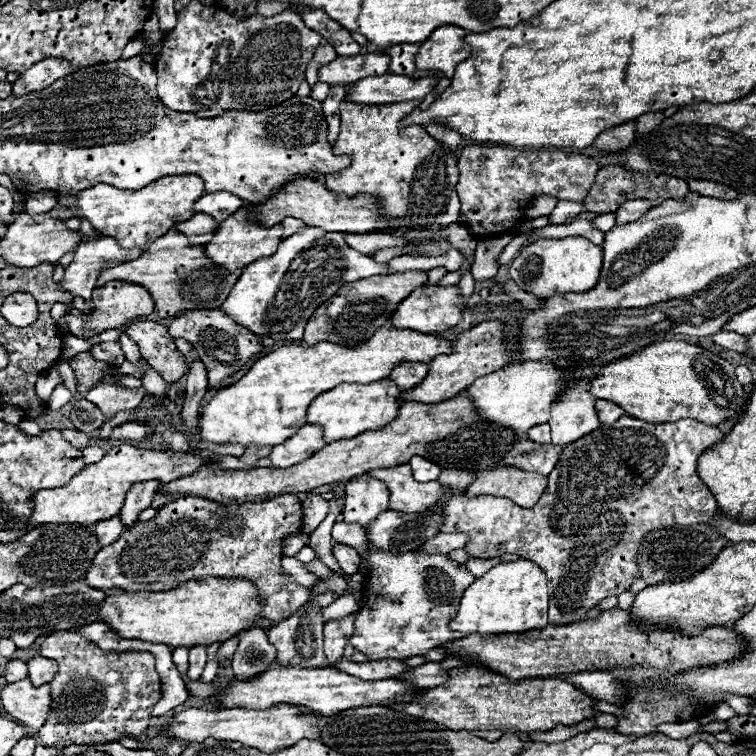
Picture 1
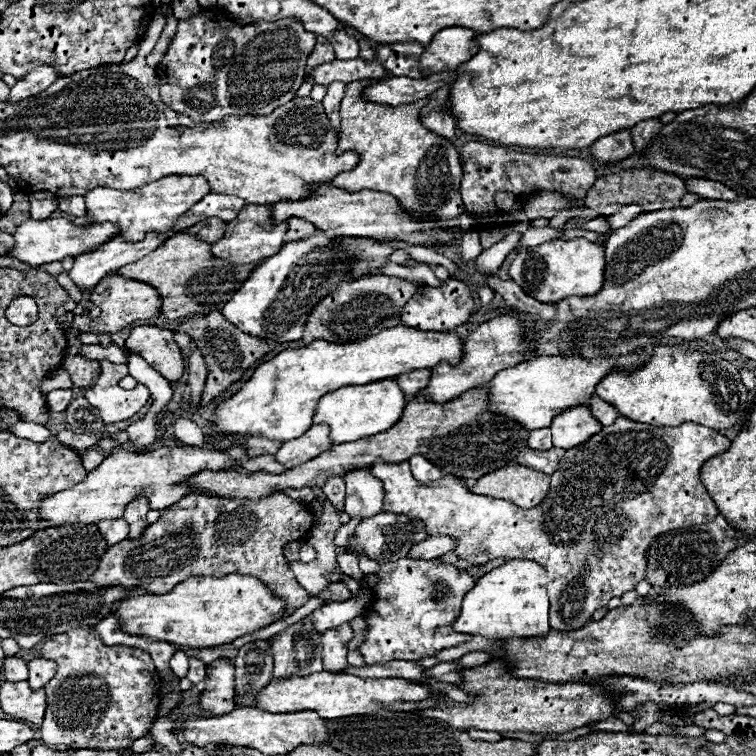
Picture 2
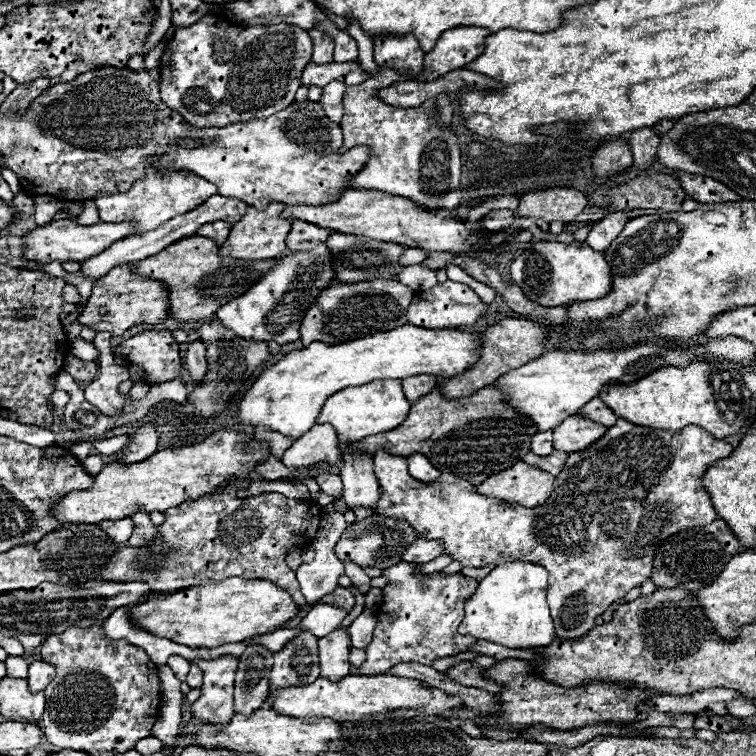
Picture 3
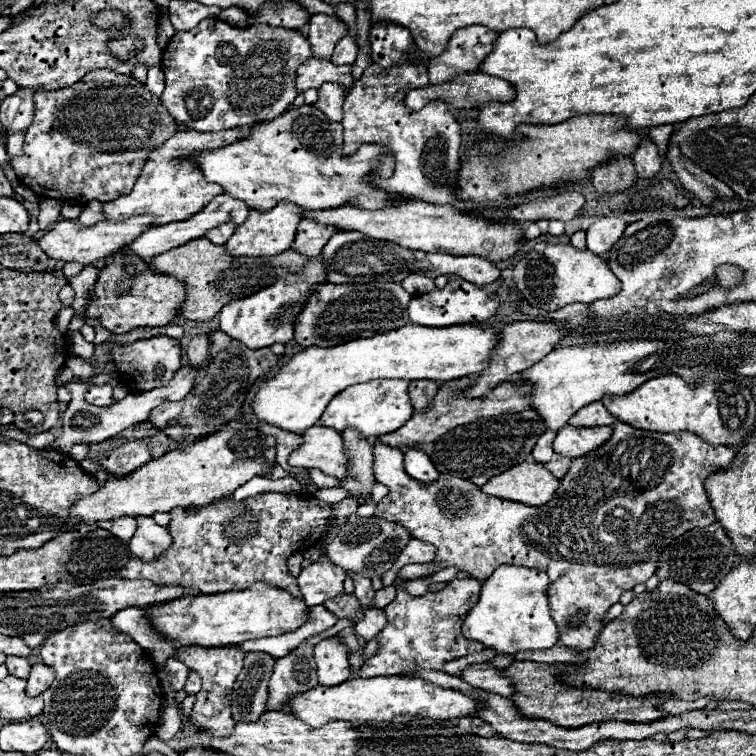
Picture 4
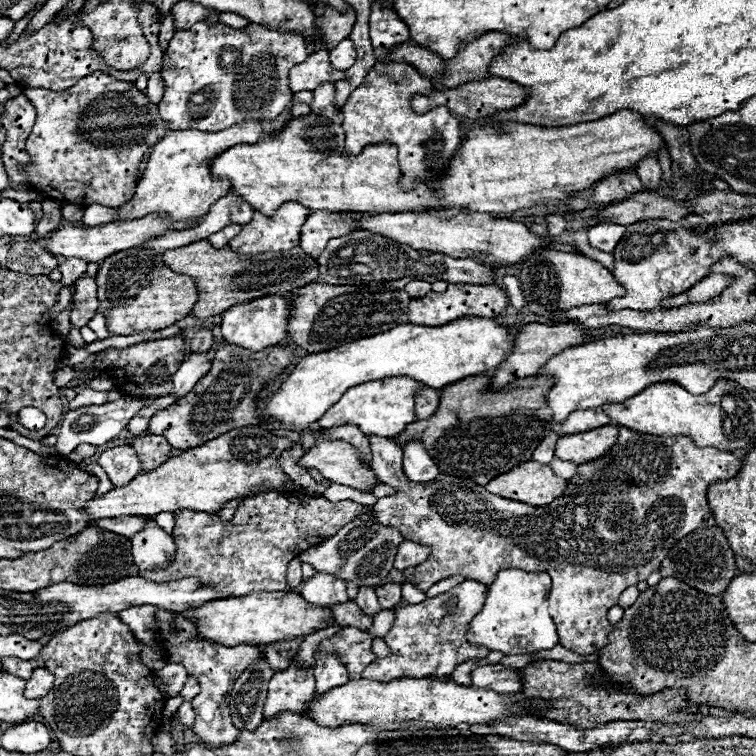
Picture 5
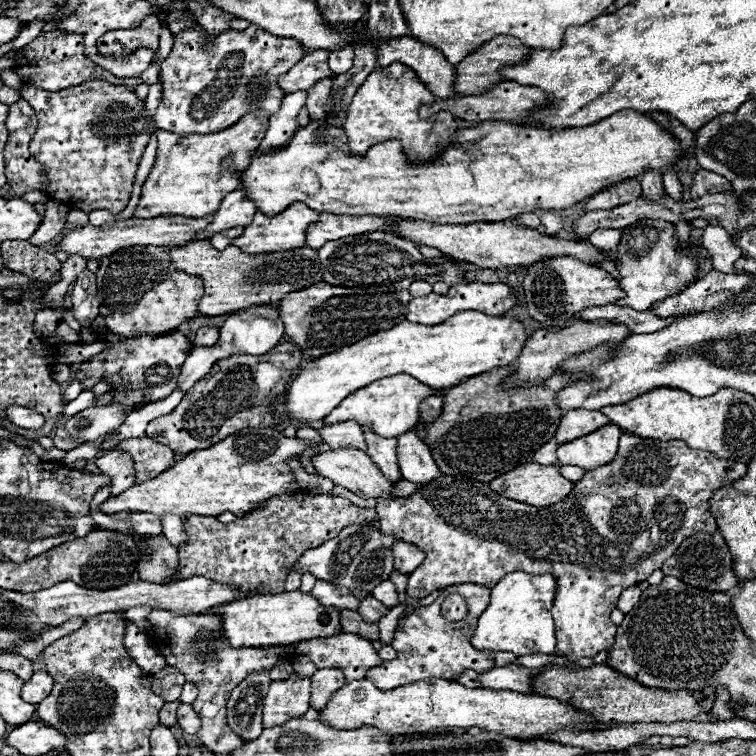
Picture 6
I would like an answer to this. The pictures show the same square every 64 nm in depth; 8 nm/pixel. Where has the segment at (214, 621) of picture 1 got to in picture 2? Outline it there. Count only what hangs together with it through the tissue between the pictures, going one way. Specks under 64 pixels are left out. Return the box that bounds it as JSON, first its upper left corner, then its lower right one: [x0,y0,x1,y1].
[110,574,284,648]

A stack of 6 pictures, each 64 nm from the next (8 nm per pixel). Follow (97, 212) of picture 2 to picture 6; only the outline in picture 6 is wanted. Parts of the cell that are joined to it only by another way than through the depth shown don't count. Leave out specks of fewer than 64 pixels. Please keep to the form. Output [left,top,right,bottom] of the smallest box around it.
[134,112,268,218]

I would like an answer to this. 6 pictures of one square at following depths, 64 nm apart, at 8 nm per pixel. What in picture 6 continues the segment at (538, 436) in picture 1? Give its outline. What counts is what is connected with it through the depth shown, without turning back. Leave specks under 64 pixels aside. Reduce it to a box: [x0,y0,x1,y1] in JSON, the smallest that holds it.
[534,438,556,466]

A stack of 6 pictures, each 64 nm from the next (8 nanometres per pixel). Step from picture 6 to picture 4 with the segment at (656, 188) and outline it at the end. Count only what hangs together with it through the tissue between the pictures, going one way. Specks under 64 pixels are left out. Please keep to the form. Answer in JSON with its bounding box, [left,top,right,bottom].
[632,138,662,180]

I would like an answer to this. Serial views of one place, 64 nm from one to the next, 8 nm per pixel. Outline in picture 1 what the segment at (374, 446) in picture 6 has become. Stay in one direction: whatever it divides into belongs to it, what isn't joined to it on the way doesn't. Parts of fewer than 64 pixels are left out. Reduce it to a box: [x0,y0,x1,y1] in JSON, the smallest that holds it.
[368,416,724,624]

